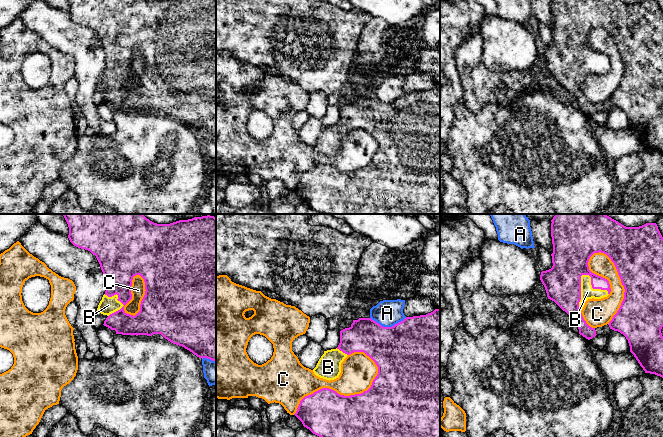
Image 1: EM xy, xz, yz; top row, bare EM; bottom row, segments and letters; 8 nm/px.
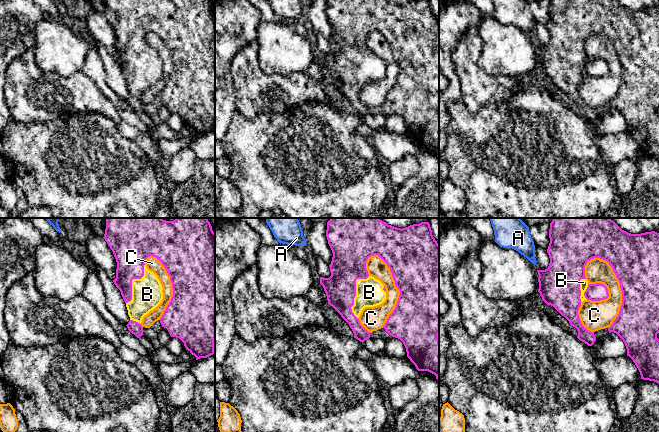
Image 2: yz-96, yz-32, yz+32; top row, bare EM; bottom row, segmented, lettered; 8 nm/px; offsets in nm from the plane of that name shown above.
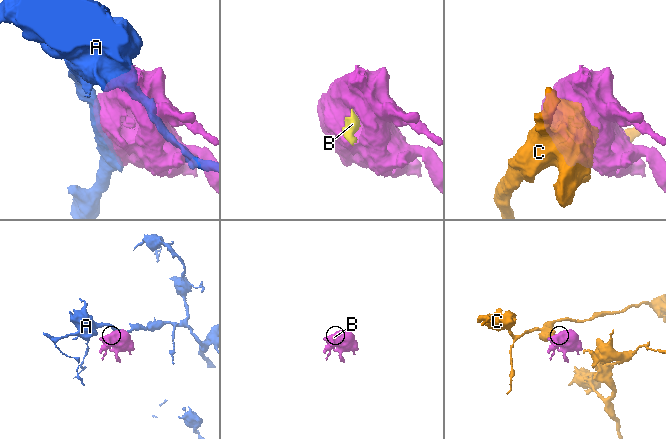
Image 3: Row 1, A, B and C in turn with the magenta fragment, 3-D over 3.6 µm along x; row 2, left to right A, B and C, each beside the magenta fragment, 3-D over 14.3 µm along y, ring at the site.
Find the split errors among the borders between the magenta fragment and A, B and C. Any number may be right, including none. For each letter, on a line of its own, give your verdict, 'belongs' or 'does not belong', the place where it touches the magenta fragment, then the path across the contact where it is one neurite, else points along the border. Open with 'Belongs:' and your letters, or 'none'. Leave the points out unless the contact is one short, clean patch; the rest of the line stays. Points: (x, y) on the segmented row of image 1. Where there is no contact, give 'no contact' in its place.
Belongs: B
A: does not belong; meets magenta in xz at (388, 327)
B: belongs; meets magenta in yz at (580, 290)
C: does not belong; meets magenta in xz at (339, 394)

